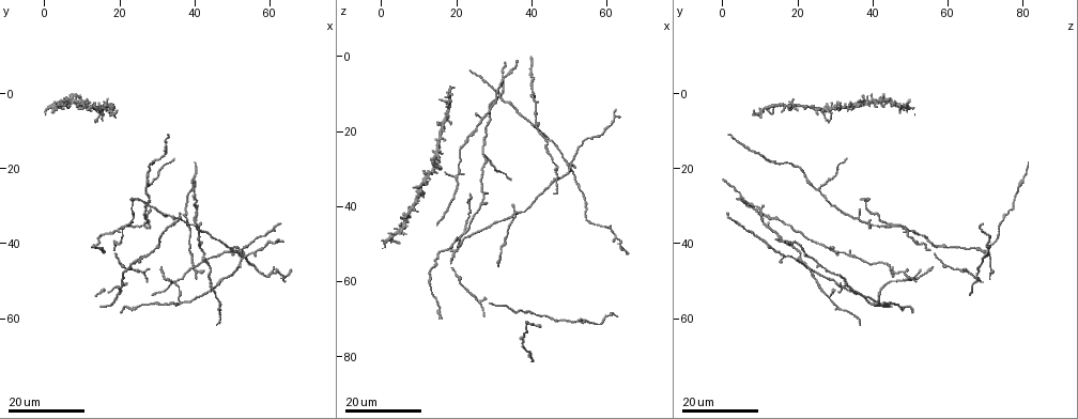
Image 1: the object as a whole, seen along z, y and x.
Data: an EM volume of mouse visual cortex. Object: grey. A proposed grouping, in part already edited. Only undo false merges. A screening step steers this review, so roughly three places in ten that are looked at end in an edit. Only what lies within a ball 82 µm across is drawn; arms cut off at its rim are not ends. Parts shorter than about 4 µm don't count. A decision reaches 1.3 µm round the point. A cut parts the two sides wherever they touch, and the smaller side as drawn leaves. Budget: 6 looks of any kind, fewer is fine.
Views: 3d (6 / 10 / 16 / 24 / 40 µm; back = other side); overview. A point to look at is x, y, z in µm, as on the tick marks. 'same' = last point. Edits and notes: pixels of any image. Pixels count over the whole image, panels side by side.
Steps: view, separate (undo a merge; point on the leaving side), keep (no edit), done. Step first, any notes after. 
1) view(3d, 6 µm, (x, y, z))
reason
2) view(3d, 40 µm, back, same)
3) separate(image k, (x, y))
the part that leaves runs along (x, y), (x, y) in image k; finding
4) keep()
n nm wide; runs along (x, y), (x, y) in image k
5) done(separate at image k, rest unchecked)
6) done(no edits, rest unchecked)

view(3d, 24 µm, (20.0, 51.5, 32.0))

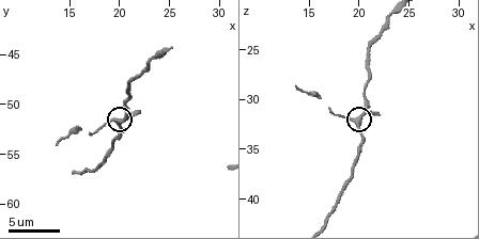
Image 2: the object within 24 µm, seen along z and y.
view(3d, 10 µm, (19.4, 51.6, 32.0))

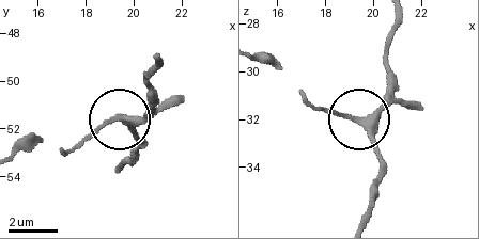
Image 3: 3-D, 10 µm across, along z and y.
keep()
runs along (397, 21), (379, 107), (354, 120), (307, 102) in image 3; one neuron here

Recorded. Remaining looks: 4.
view(3d, 16 µm, (22.5, 35.0, 46.0))
branch point

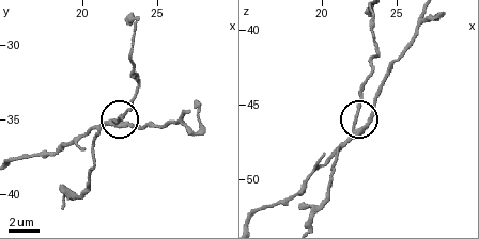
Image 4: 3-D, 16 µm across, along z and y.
view(3d, 6 µm, (22.2, 35.0, 46.6))

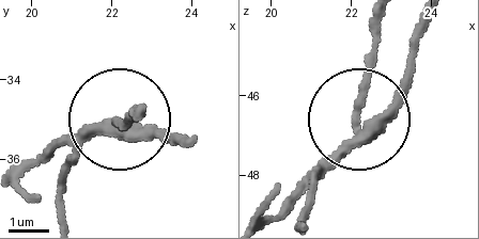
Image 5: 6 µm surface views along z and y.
separate(image 5, (145, 140))
280 nm wide; the part that leaves runs along (105, 127), (180, 138) in image 5; a second neuron is stuck on

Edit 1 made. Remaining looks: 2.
done(separate at image 5, rest unchecked)

